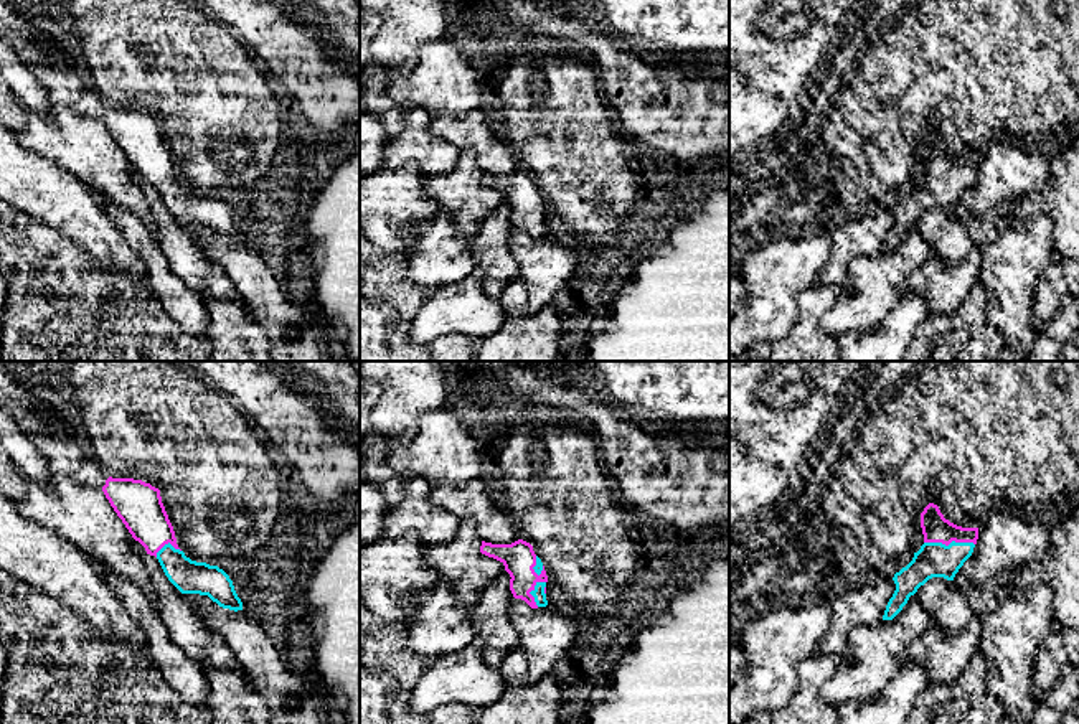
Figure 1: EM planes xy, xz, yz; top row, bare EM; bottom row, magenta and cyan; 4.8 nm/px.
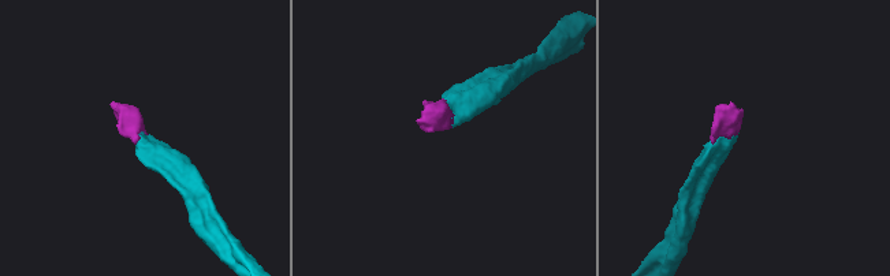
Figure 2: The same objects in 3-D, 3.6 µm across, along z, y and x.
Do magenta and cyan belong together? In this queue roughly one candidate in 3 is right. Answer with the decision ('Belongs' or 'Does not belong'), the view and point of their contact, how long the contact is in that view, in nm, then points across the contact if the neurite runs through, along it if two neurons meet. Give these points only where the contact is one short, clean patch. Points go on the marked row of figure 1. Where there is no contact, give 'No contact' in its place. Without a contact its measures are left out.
Belongs. Touches magenta at yz (949, 543). Shared border 240 nm. Path across: yz (936, 528), (949, 543), (934, 559)

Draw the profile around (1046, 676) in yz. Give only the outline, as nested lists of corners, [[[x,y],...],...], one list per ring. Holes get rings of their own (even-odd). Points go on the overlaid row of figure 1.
[[[1051,625],[1051,632],[1041,645],[1033,675],[1033,698],[1036,706],[1046,699],[1069,665],[1079,666],[1079,630]]]

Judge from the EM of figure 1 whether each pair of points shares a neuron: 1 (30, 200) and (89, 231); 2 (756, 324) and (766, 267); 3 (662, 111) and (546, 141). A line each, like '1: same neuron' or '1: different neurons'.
1: same neuron
2: same neuron
3: same neuron

